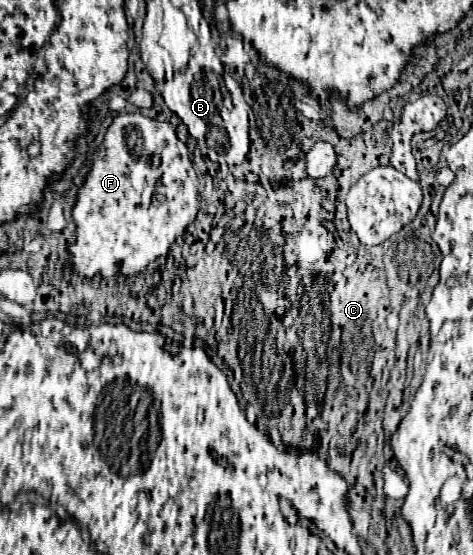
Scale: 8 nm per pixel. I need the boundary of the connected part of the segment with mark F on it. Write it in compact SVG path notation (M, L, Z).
M125 113L125 115L117 115L117 117L113 119L111 127L109 127L107 133L105 133L103 147L105 147L105 155L93 159L93 169L91 169L89 177L85 179L83 187L79 189L77 205L73 207L73 221L77 223L77 241L69 247L69 251L73 253L71 267L73 267L73 271L77 271L79 275L85 275L85 277L95 277L95 275L111 277L111 275L115 275L115 273L135 275L135 273L145 271L145 267L147 267L153 259L157 259L157 257L161 257L161 255L167 255L167 253L169 253L169 247L173 245L173 241L175 241L179 235L183 235L185 227L195 219L197 209L199 209L197 175L195 175L193 163L191 163L191 159L189 159L189 151L187 151L185 143L177 139L173 125L171 125L171 123L161 123L161 121L149 119L149 117L141 115L141 113Z

